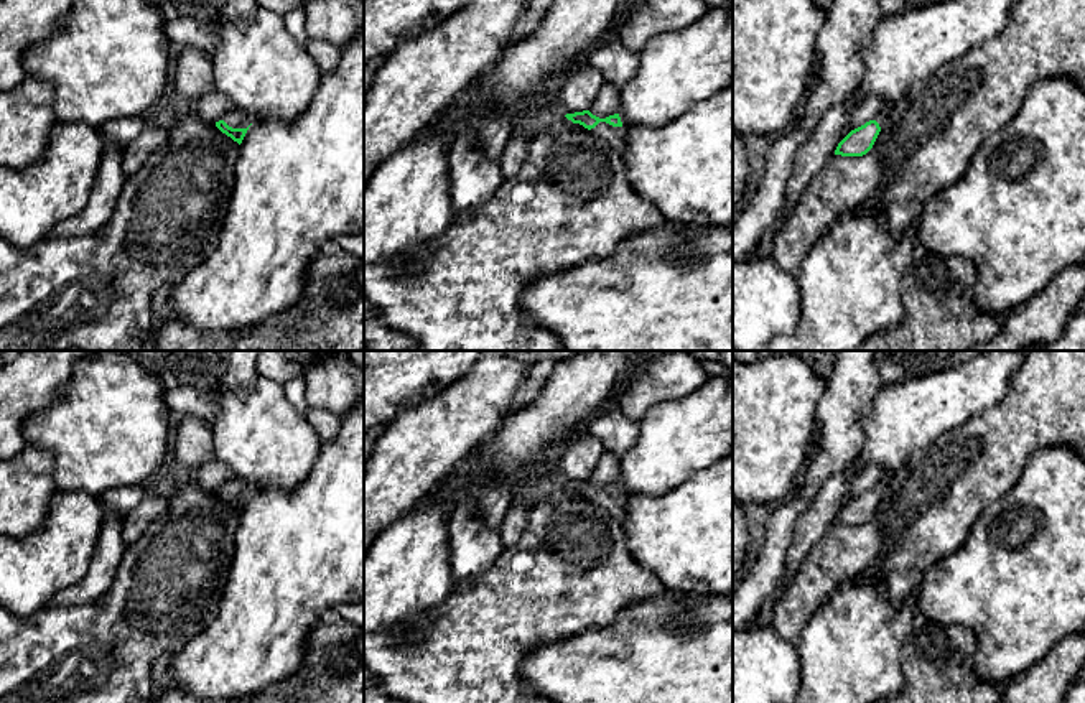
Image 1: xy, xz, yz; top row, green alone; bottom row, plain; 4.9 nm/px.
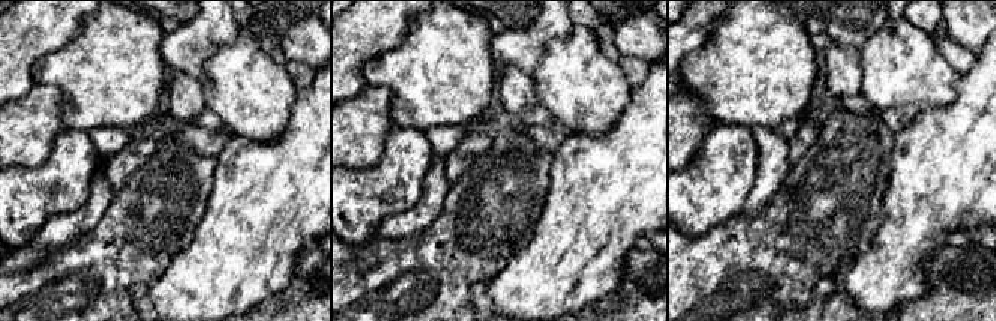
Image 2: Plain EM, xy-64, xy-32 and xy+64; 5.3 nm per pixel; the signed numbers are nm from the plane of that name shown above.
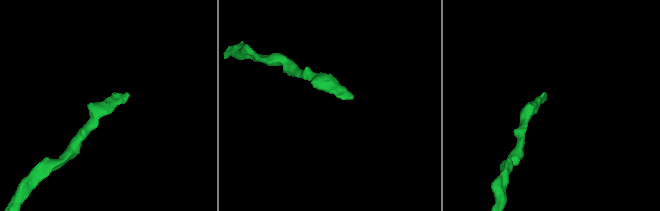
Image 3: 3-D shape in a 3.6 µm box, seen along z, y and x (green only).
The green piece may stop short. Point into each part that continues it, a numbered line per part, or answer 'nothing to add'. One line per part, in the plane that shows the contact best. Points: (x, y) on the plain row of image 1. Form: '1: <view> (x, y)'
1: xy (237, 488)

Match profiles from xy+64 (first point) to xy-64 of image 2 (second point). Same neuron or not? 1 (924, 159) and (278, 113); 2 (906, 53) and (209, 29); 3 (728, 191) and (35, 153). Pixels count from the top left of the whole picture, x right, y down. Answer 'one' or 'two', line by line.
1: two
2: two
3: two

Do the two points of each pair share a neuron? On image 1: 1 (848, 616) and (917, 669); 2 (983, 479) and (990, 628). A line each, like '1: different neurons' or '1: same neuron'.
1: different neurons
2: different neurons

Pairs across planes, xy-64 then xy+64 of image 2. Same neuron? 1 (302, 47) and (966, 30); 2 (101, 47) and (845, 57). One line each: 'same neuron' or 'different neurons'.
1: same neuron
2: different neurons

